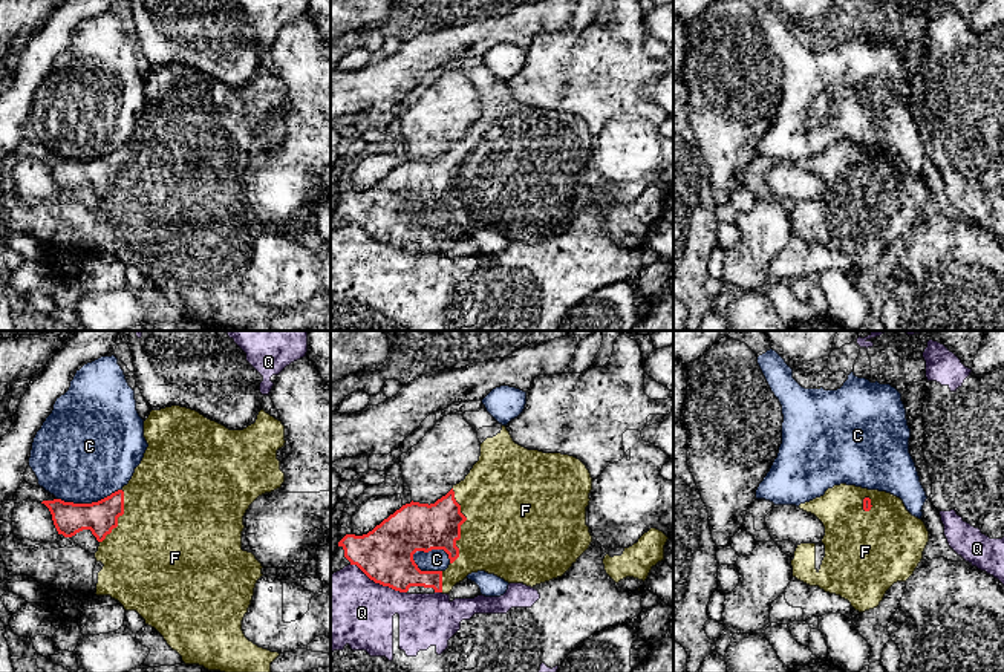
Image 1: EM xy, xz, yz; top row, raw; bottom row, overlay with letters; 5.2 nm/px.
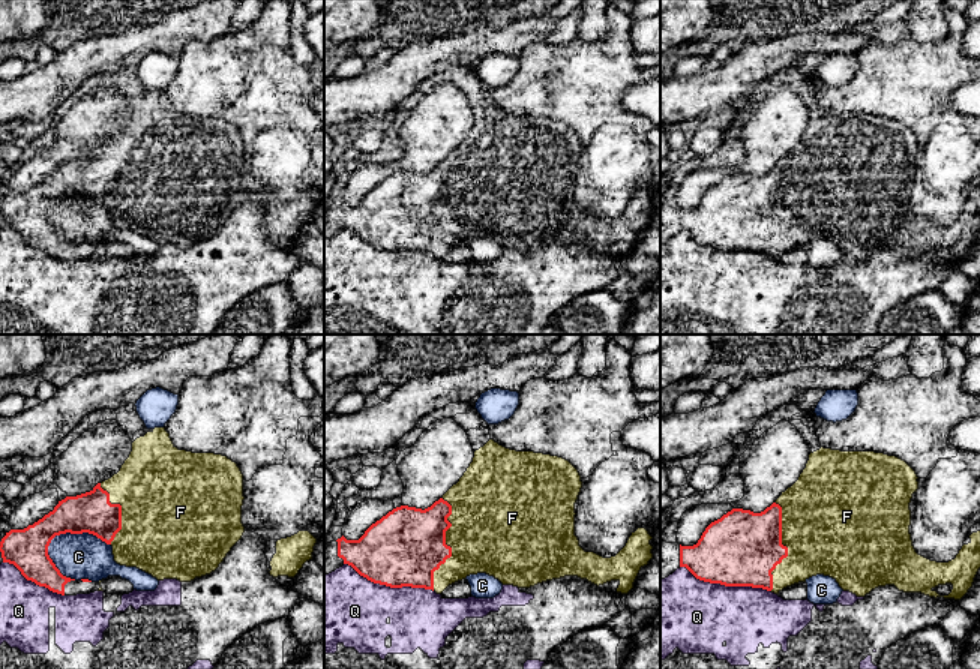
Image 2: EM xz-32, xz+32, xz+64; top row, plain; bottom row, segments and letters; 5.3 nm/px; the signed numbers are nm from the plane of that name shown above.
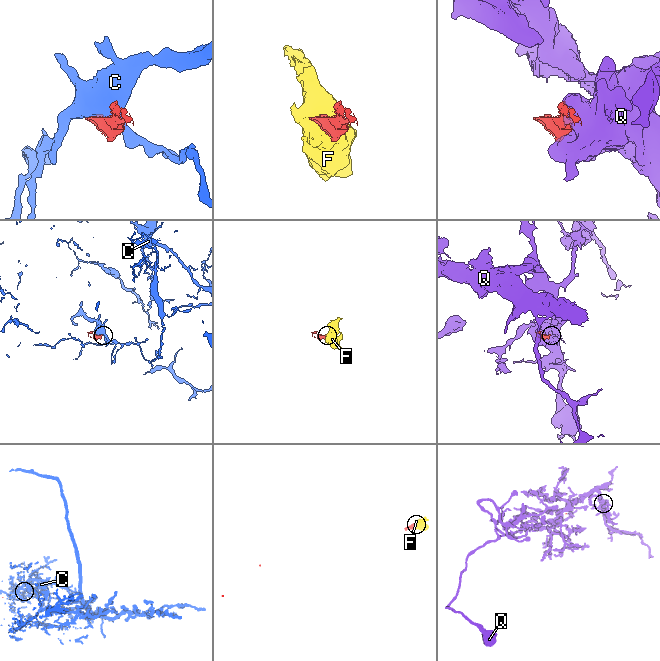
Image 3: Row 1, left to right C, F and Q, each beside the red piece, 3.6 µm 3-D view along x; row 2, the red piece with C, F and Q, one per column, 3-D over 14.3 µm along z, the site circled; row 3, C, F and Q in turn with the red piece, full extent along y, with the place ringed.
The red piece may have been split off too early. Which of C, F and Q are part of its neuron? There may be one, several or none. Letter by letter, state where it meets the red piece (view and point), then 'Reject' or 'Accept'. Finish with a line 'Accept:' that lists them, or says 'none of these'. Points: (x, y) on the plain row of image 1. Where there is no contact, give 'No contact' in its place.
C: Touches red at xz (433, 205). Reject
F: Touches red at xz (459, 184). Accept
Q: Touches red at xz (378, 239). Reject
Accept: F

